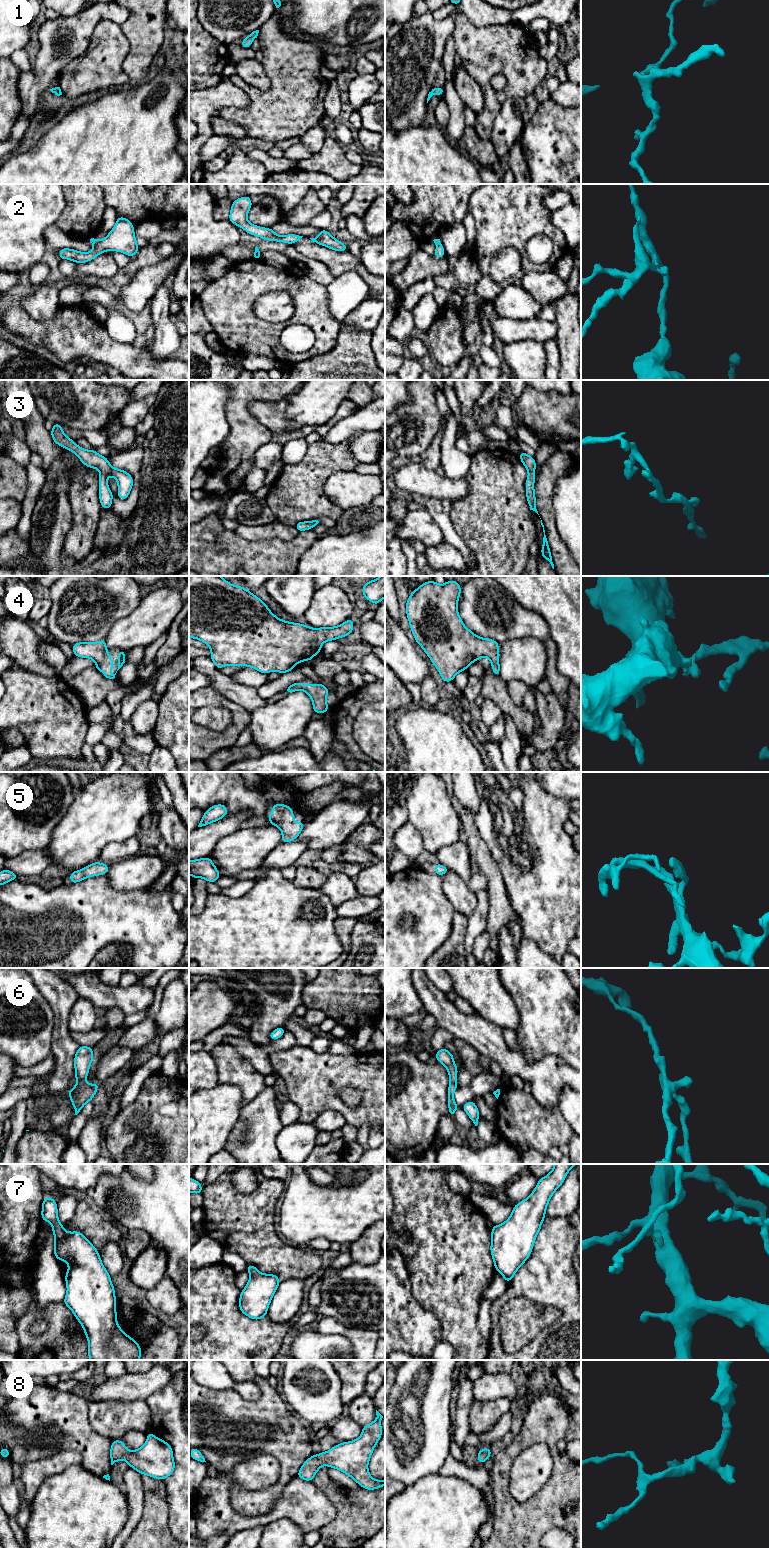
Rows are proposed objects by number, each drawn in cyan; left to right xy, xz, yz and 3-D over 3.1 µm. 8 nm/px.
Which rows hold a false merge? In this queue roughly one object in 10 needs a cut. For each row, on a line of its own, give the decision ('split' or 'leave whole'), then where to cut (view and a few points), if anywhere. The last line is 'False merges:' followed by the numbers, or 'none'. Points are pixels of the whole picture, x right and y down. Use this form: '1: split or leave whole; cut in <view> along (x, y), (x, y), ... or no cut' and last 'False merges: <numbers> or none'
1: leave whole; no cut
2: leave whole; no cut
3: leave whole; no cut
4: leave whole; no cut
5: leave whole; no cut
6: leave whole; no cut
7: leave whole; no cut
8: leave whole; no cut
False merges: none

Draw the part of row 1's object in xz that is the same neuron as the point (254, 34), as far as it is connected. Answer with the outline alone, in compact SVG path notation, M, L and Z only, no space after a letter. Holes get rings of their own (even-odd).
M256 30L256 31L253 31L252 33L250 33L245 39L243 39L242 43L240 44L240 46L242 48L250 48L251 47L251 44L253 42L253 40L255 38L257 38L258 36L258 33L259 33L259 30Z

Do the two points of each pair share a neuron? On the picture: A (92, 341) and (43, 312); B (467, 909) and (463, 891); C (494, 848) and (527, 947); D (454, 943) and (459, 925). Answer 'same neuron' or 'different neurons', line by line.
A: different neurons
B: same neuron
C: different neurons
D: same neuron

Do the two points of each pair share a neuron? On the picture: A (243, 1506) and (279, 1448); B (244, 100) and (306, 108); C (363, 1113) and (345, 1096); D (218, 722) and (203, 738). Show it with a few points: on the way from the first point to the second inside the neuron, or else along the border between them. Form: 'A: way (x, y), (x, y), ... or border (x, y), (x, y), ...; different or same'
A: way (261, 1501), (282, 1482), (285, 1476), (285, 1466); same
B: border (234, 84), (249, 96), (250, 104), (246, 108); different
C: border (338, 1092), (353, 1087), (362, 1098); different
D: border (231, 717), (231, 722), (221, 730), (199, 724); different

